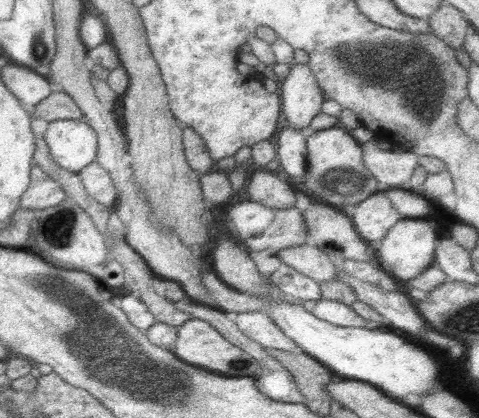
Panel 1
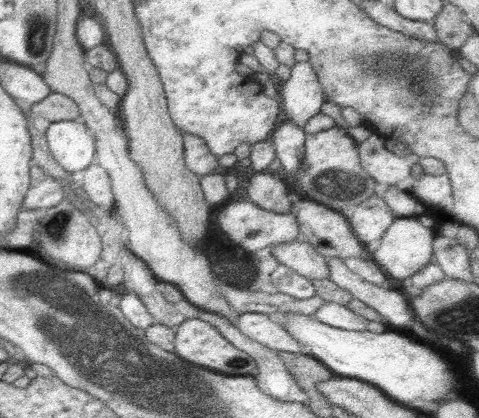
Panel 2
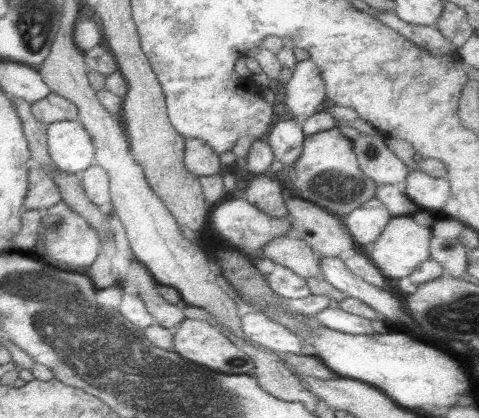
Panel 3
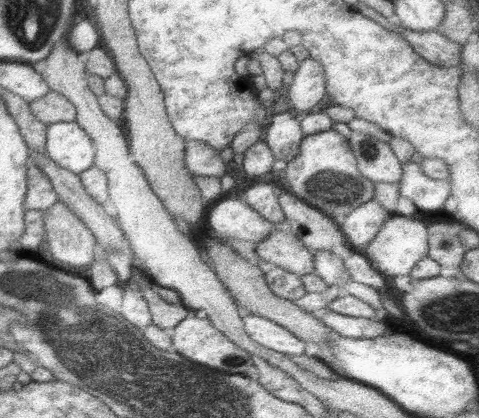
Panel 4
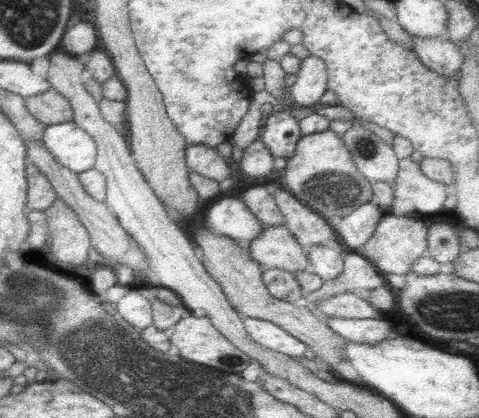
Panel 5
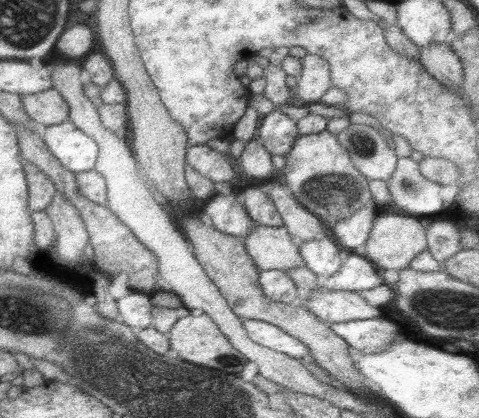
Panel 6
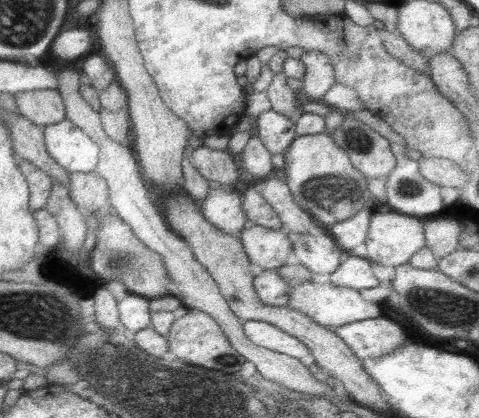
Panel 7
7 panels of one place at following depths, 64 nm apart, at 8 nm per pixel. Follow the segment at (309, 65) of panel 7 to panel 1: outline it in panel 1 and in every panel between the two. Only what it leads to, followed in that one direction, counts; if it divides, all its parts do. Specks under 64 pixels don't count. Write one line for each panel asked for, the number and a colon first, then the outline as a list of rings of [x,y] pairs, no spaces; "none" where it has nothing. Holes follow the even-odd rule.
1: [[[293,64],[289,76],[281,82],[281,112],[295,130],[307,130],[311,120],[321,114],[325,100],[309,64]]]
2: [[[297,62],[291,68],[291,76],[283,82],[281,110],[285,110],[287,120],[299,128],[305,126],[309,118],[319,114],[319,106],[327,102],[323,86],[311,66],[311,62]]]
3: [[[309,60],[297,62],[297,66],[291,70],[293,76],[285,86],[285,100],[283,104],[289,110],[289,116],[297,122],[317,114],[315,108],[319,104],[327,104],[325,96],[325,82],[317,68],[317,64]]]
4: [[[301,60],[297,72],[293,72],[293,84],[289,84],[287,100],[295,116],[309,114],[309,110],[327,94],[325,88],[325,68],[313,60]]]
5: [[[307,56],[301,60],[301,68],[295,74],[297,82],[291,86],[291,100],[301,106],[319,104],[321,96],[327,92],[327,66],[317,56]]]
6: [[[305,54],[301,58],[301,64],[303,64],[303,70],[301,70],[301,76],[297,78],[295,94],[303,102],[317,104],[323,98],[323,94],[333,86],[329,64],[325,58],[313,56],[313,54]]]

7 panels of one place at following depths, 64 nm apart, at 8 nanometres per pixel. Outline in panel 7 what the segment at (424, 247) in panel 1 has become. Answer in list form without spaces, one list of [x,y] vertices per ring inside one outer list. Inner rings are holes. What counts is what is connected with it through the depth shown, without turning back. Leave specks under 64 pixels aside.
[[[399,212],[373,214],[365,246],[369,260],[383,266],[403,266],[425,246],[423,222]]]

